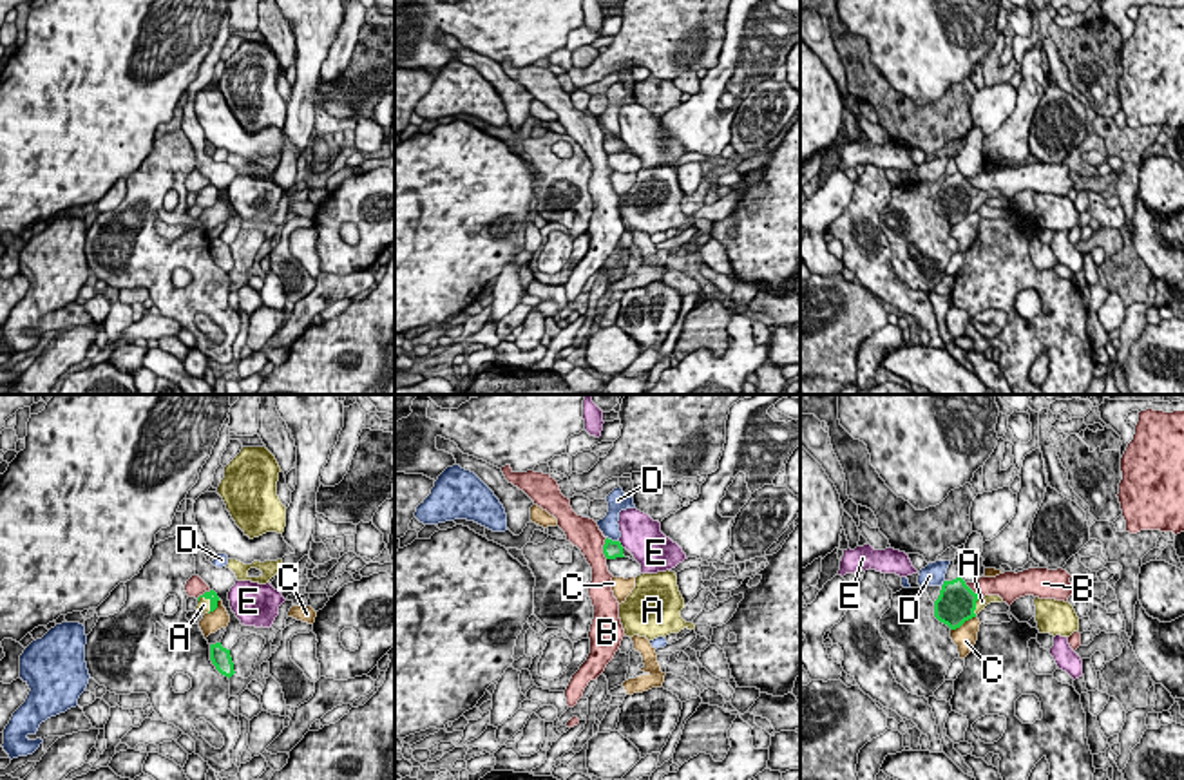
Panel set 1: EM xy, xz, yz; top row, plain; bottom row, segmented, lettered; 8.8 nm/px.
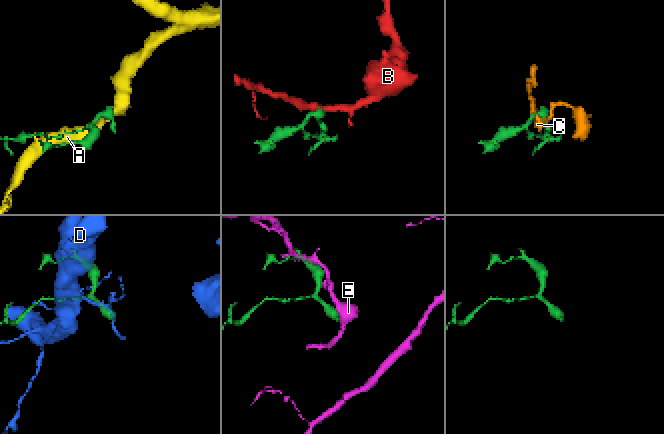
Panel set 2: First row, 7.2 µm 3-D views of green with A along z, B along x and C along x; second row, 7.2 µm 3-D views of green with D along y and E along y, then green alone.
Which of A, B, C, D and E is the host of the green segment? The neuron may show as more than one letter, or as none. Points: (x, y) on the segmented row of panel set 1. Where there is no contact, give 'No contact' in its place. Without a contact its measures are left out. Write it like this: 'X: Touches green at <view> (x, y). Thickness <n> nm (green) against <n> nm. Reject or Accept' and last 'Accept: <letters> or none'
A: Touches green at yz (974, 605). Thickness 340 nm (green) against 100 nm. Accept
B: Touches green at xz (603, 549). Thickness 160 nm (green) against 280 nm. Reject
C: Touches green at yz (962, 623). Thickness 340 nm (green) against 200 nm. Reject
D: Touches green at xz (611, 540). Thickness 160 nm (green) against 160 nm. Reject
E: Touches green at xz (620, 545). Thickness 160 nm (green) against 360 nm. Reject
Accept: A

